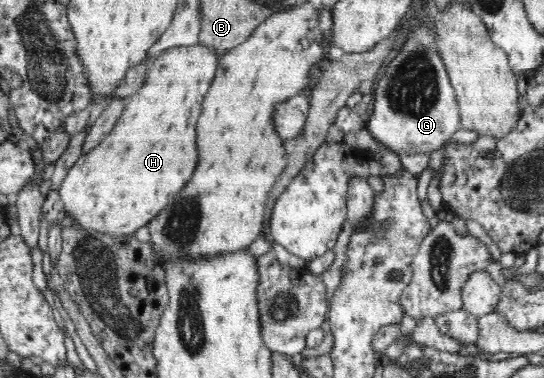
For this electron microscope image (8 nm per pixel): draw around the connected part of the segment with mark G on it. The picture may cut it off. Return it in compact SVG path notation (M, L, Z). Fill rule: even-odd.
M423 21L409 32L398 55L385 68L383 78L376 83L373 113L364 126L371 136L386 146L392 153L424 152L431 153L443 146L462 126L459 117L459 105L455 99L455 89L451 85L445 63L437 53L435 29L426 26Z

